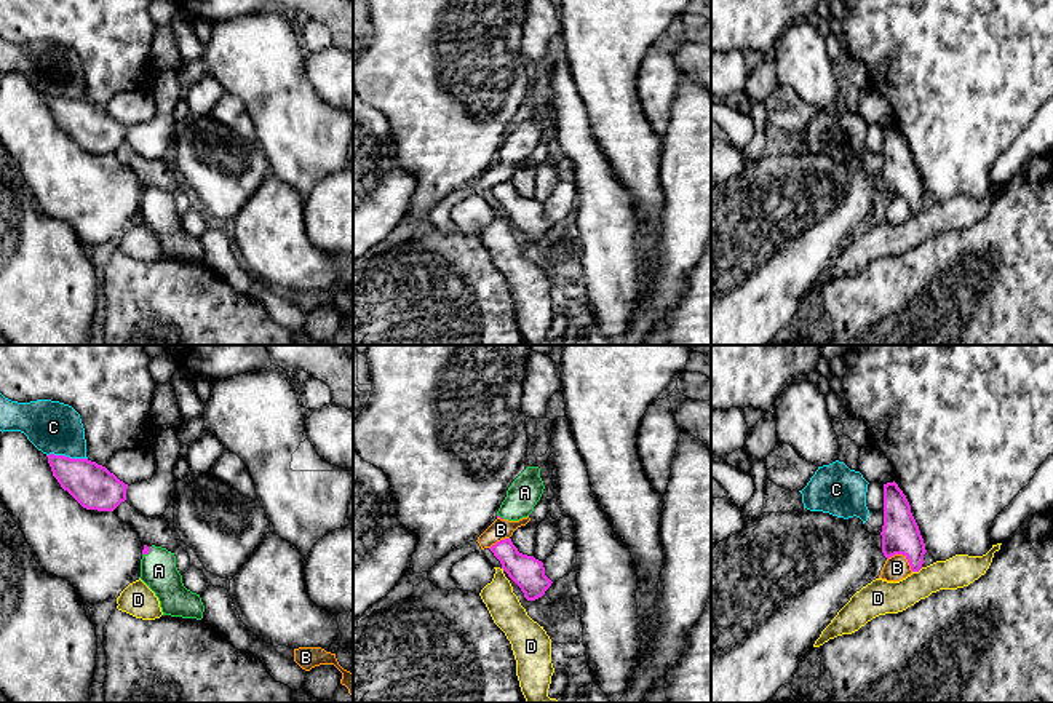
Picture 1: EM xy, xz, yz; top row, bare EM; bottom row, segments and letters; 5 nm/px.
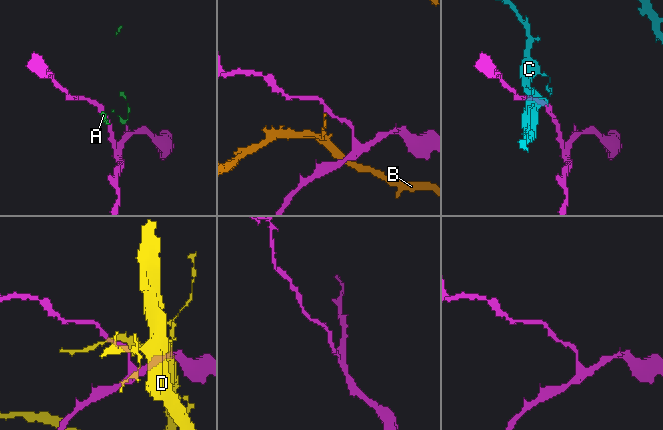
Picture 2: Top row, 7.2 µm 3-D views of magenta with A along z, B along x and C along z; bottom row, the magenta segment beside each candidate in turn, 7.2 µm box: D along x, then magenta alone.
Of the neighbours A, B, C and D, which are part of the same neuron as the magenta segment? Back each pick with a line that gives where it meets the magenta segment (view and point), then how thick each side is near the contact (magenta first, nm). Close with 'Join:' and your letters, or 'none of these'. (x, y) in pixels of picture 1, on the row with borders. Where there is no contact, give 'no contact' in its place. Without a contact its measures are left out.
A: contact xy (147, 553); calibres 40 and 180 nm
Join: A

